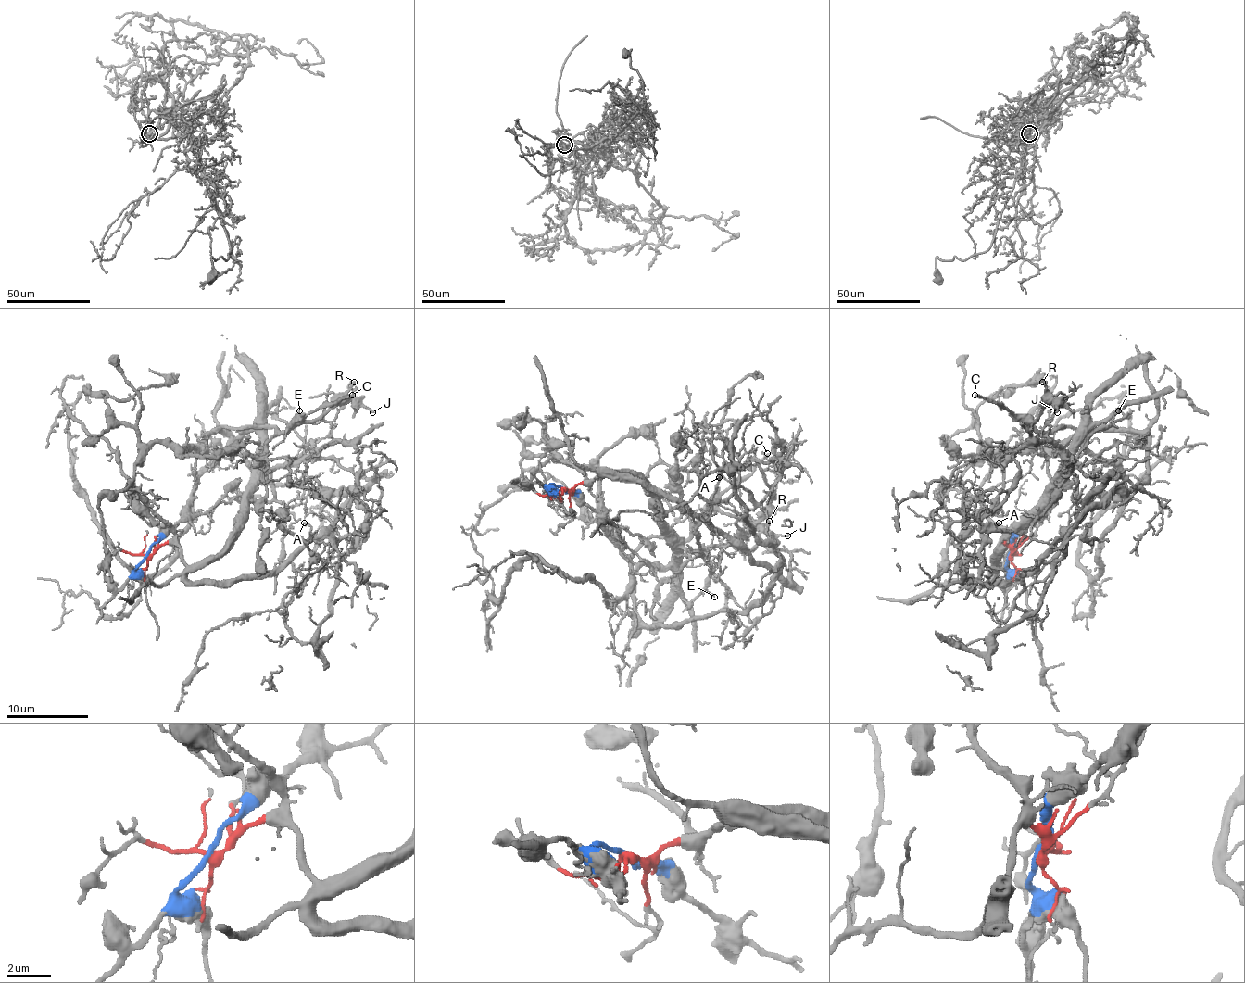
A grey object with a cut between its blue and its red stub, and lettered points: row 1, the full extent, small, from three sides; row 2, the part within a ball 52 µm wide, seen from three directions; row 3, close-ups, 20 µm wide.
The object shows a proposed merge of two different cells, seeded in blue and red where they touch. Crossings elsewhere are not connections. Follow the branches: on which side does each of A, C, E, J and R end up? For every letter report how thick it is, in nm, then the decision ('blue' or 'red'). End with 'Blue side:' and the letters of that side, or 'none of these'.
A: 140 nm thick; red
C: 240 nm thick; blue
E: 130 nm thick; blue
J: 170 nm thick; blue
R: 200 nm thick; blue
Blue side: C, E, J, R

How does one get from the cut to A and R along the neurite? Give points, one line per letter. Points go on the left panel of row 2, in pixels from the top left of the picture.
A: (146, 556), (175, 543), (187, 566), (209, 561), (273, 466), (348, 443), (348, 509), (318, 541), (304, 523)
R: (146, 556), (181, 517), (195, 480), (195, 447), (209, 433), (236, 427), (285, 431), (320, 417), (355, 382)

